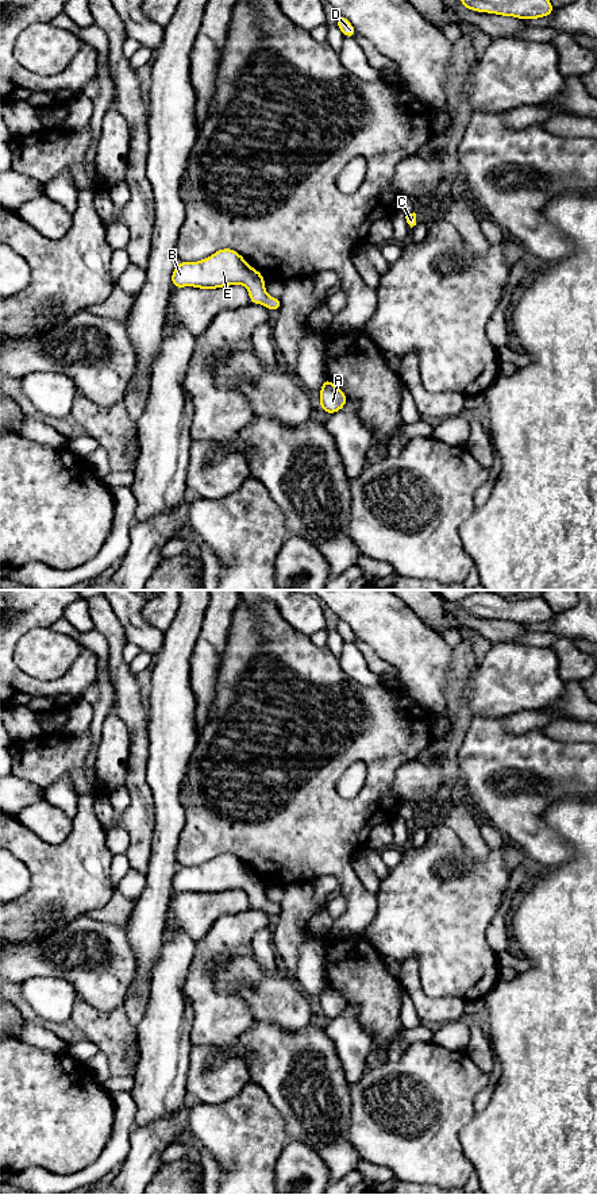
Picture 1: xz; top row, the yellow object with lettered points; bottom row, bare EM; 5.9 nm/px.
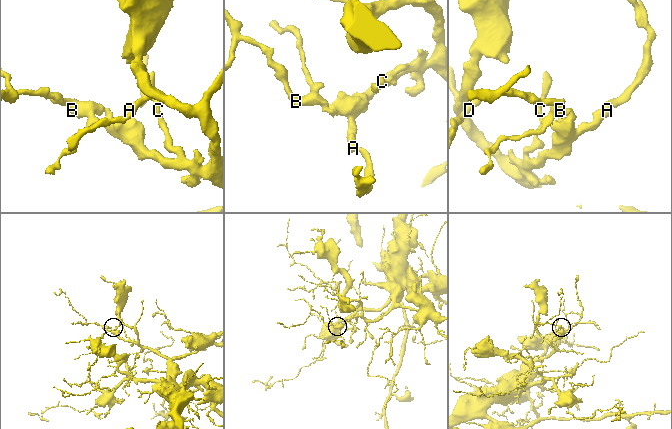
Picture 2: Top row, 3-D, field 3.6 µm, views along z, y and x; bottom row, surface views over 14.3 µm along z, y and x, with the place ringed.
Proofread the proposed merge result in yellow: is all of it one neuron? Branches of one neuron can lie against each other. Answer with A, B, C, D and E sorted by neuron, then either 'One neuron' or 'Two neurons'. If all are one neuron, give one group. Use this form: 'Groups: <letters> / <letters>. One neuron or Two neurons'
Groups: A B C D E. One neuron

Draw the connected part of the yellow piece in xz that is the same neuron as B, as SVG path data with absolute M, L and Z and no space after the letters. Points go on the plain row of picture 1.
M220 853L199 867L178 867L172 878L173 893L217 894L235 888L247 893L250 909L263 909L269 915L281 914L281 905L266 898L265 882L232 853Z

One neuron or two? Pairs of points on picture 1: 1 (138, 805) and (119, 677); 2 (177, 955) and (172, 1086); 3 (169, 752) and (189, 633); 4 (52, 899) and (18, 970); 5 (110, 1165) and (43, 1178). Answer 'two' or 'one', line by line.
1: one
2: one
3: one
4: two
5: one

